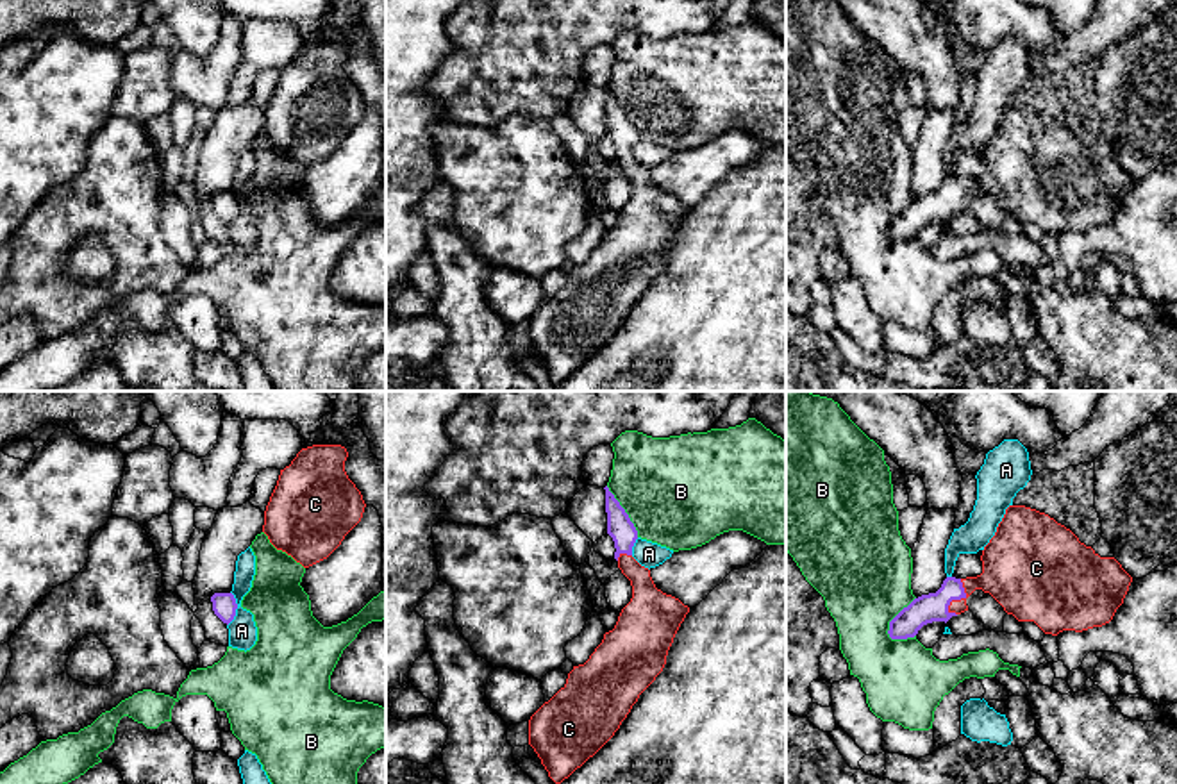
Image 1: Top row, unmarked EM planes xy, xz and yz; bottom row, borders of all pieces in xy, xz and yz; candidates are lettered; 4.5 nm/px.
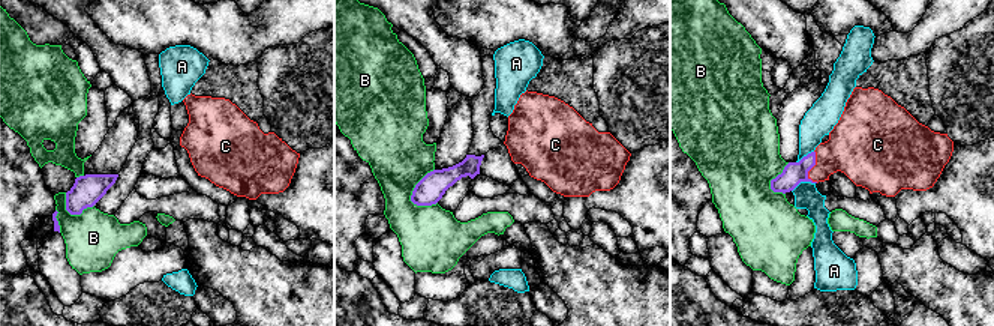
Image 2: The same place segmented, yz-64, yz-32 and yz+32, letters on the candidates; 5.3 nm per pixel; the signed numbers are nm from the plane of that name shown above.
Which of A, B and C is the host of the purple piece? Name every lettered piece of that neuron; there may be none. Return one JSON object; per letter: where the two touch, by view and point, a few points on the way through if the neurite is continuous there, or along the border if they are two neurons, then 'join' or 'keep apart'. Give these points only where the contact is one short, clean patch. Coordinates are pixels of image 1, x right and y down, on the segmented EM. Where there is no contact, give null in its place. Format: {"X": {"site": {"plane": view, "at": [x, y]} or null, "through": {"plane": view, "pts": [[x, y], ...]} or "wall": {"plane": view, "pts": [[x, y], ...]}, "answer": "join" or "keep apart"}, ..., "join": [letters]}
{"A": {"site": {"plane": "xy", "at": [236, 608]}, "wall": {"plane": "xy", "pts": [[231, 592], [236, 602], [236, 615], [227, 625]]}, "answer": "keep apart"}, "B": {"site": {"plane": "yz", "at": [893, 618]}, "answer": "keep apart"}, "C": {"site": {"plane": "yz", "at": [959, 599]}, "through": {"plane": "yz", "pts": [[929, 608], [959, 599], [976, 583], [1010, 575]]}, "answer": "join"}, "join": ["C"]}

